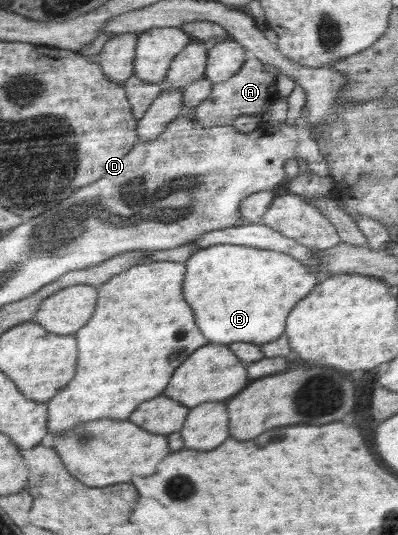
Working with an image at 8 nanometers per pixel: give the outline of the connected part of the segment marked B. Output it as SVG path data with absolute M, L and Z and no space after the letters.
M223 243L197 250L186 263L183 283L183 300L191 306L195 323L213 344L252 343L265 344L275 341L285 331L289 311L318 285L320 278L303 262L283 252L259 249L246 245Z

